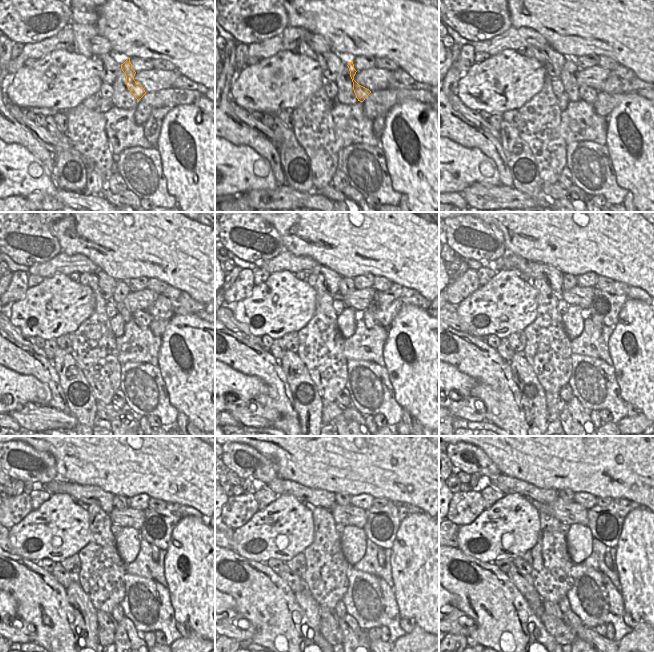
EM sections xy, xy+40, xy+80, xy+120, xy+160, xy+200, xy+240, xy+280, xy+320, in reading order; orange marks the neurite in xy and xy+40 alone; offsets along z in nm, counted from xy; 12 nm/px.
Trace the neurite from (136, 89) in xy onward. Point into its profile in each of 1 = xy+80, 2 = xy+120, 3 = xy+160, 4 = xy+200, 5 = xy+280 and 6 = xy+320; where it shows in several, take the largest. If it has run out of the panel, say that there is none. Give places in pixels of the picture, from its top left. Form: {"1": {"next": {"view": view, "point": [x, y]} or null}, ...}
{"1": {"next": {"view": "xy+80", "point": [587, 94]}}, "2": {"next": {"view": "xy+120", "point": [142, 319]}}, "3": {"next": {"view": "xy+160", "point": [370, 321]}}, "4": {"next": {"view": "xy+200", "point": [596, 319]}}, "5": {"next": {"view": "xy+280", "point": [381, 554]}}, "6": {"next": {"view": "xy+320", "point": [608, 559]}}}

